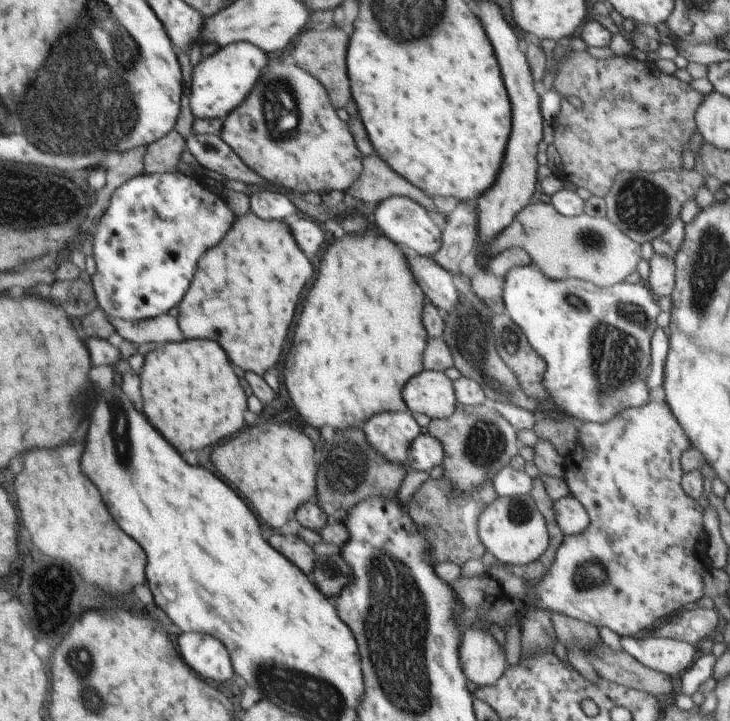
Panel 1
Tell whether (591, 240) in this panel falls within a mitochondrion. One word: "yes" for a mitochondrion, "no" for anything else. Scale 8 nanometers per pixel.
yes

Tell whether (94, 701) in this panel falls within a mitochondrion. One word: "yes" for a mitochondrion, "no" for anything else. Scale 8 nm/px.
yes

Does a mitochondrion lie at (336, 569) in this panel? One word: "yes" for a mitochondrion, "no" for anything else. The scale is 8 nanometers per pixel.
yes

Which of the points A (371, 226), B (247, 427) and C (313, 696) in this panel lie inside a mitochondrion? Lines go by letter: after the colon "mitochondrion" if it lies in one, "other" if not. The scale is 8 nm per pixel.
A: other
B: other
C: mitochondrion

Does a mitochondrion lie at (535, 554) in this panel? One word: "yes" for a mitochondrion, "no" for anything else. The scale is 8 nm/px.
no

